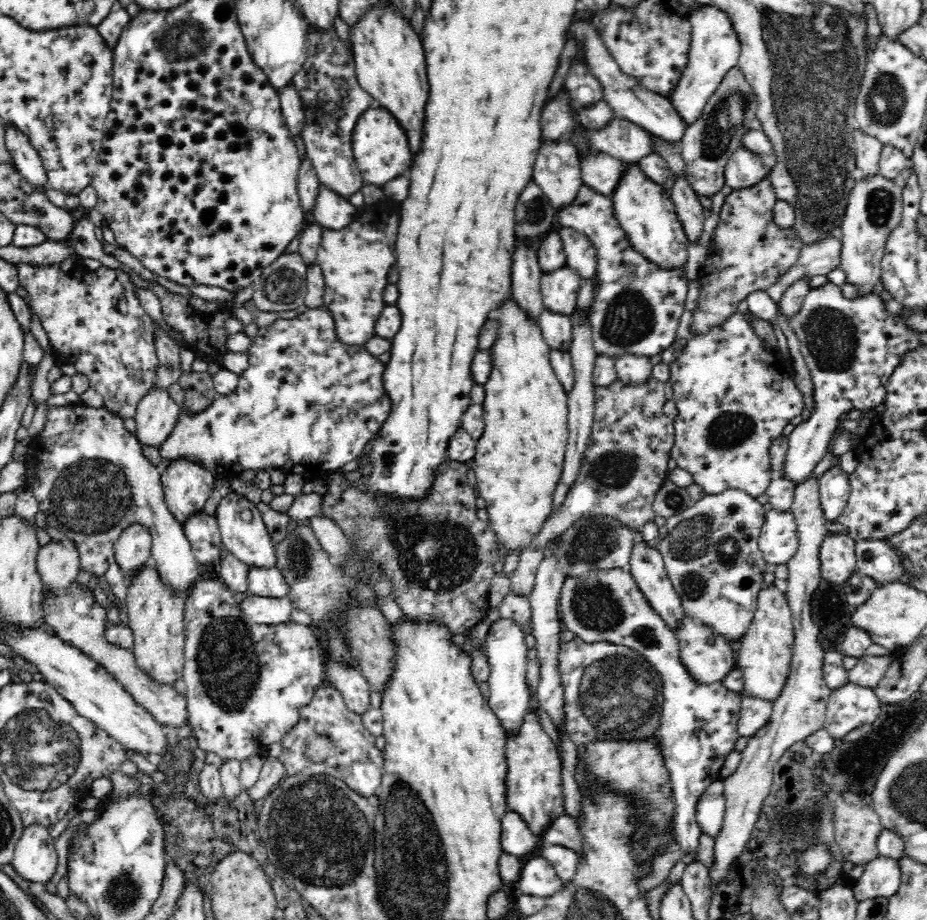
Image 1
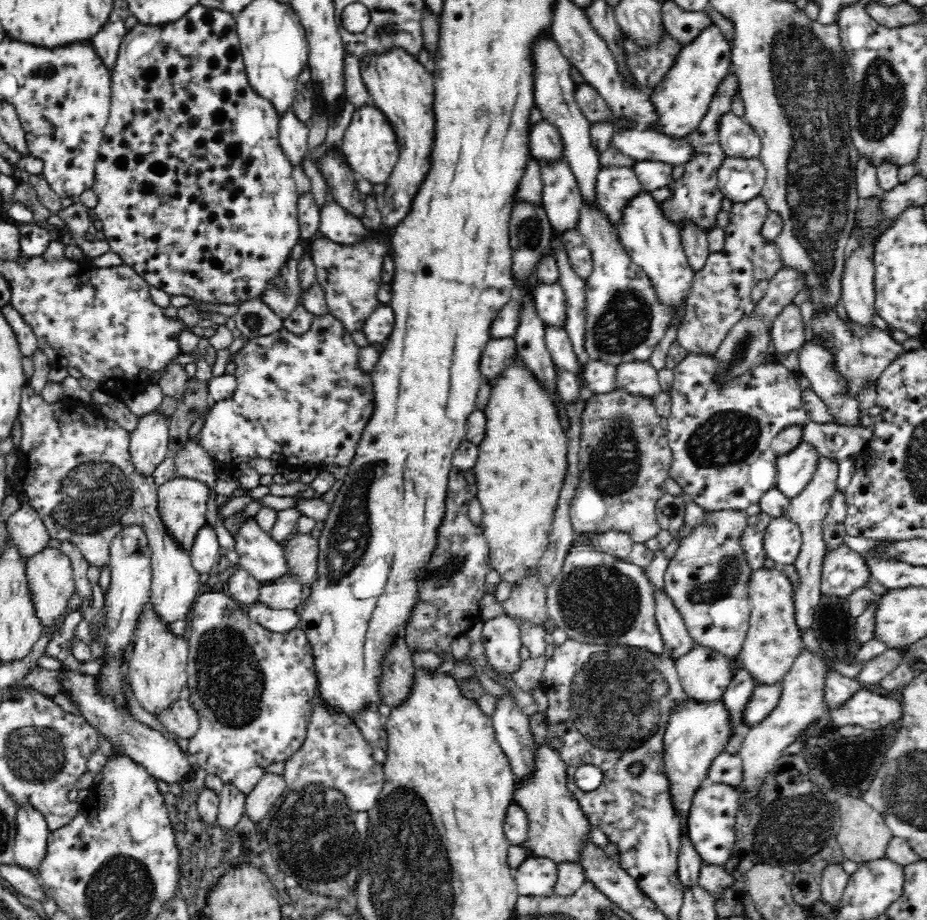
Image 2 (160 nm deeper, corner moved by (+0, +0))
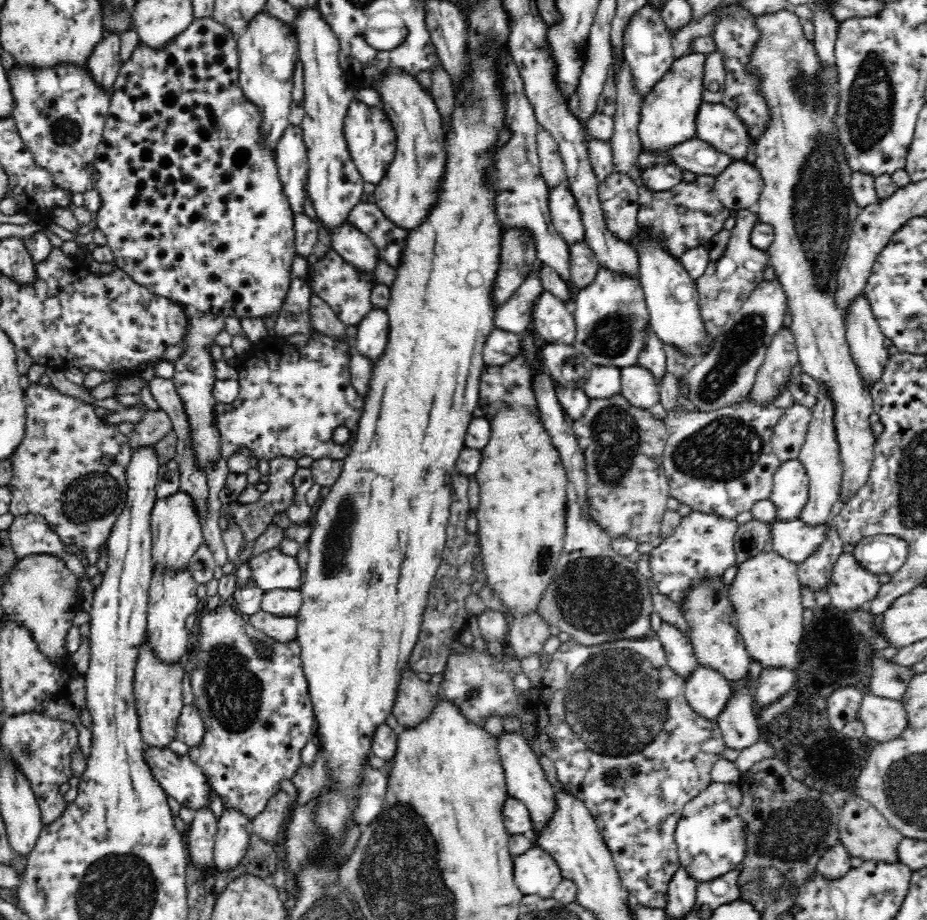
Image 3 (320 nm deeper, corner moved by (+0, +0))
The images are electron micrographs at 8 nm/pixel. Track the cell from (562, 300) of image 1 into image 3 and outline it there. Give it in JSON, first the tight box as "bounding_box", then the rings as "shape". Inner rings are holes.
{"bounding_box":[530,290,577,346],"shape":[[[545,290],[538,296],[532,313],[530,330],[536,335],[540,345],[575,346],[577,329],[574,315],[571,307],[564,304],[564,301]]]}

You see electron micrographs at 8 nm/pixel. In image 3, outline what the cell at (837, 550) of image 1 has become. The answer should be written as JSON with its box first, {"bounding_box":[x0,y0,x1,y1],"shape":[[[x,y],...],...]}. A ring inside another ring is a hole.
{"bounding_box":[826,553,880,613],"shape":[[[842,553],[834,563],[833,573],[826,590],[830,594],[831,604],[834,608],[852,613],[858,609],[868,610],[869,602],[876,598],[880,587],[878,575],[872,574],[860,566],[852,553]]]}

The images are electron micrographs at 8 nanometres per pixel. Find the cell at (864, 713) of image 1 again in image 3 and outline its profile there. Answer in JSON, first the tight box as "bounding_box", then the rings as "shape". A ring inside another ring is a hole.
{"bounding_box":[860,694,909,743],"shape":[[[870,694],[864,696],[860,721],[865,726],[865,738],[877,743],[900,738],[909,724],[906,708],[901,701]]]}

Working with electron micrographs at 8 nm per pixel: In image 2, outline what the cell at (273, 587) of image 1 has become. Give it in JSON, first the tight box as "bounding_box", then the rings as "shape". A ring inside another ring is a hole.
{"bounding_box":[259,574,302,610],"shape":[[[292,574],[274,582],[261,583],[259,601],[278,610],[296,610],[302,604],[301,583]]]}

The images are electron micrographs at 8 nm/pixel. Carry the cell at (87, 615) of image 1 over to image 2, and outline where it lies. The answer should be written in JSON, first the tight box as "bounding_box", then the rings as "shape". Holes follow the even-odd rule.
{"bounding_box":[158,700,199,739],"shape":[[[178,700],[172,708],[158,716],[158,722],[180,739],[194,738],[199,726],[198,714],[189,700]]]}

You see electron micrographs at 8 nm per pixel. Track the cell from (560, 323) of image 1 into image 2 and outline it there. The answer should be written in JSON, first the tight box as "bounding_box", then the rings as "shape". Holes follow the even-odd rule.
{"bounding_box":[545,327,586,376],"shape":[[[545,327],[545,346],[552,357],[554,366],[580,376],[586,364],[581,364],[574,351],[569,335],[562,327]]]}

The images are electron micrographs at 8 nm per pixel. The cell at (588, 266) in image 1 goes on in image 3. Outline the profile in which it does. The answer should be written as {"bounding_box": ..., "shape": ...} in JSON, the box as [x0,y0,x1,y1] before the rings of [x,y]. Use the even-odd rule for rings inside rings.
{"bounding_box":[570,242,600,290],"shape":[[[586,242],[578,246],[570,247],[570,275],[571,283],[580,290],[586,288],[596,280],[596,274],[600,272],[594,251],[586,245]]]}

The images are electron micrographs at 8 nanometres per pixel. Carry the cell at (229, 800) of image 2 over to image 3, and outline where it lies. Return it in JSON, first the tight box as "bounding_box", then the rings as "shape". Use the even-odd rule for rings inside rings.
{"bounding_box":[213,810,250,873],"shape":[[[225,810],[217,823],[213,861],[218,873],[239,866],[249,847],[250,821],[236,810]]]}

